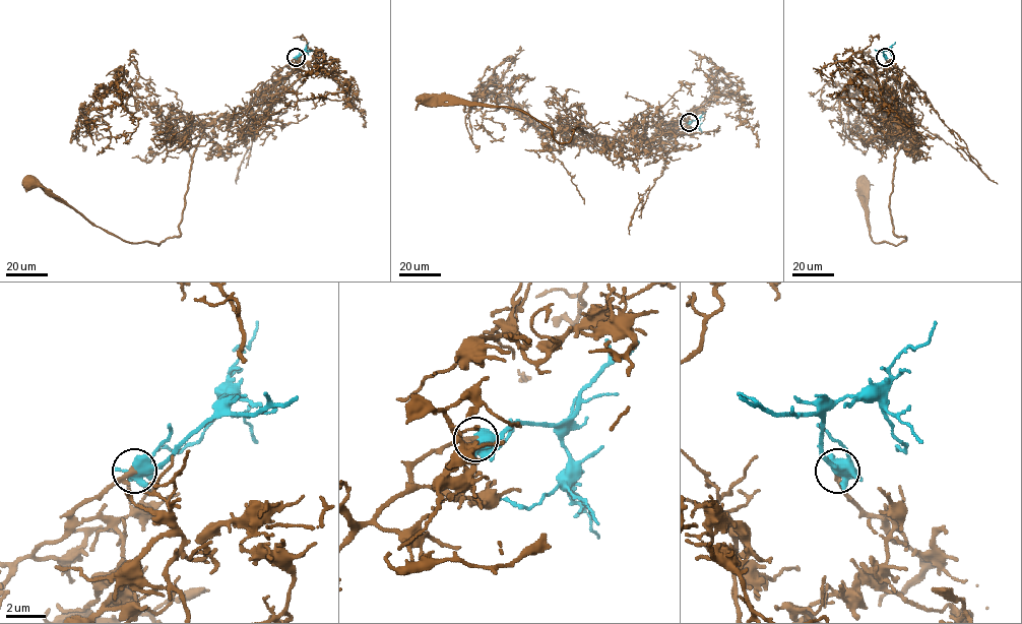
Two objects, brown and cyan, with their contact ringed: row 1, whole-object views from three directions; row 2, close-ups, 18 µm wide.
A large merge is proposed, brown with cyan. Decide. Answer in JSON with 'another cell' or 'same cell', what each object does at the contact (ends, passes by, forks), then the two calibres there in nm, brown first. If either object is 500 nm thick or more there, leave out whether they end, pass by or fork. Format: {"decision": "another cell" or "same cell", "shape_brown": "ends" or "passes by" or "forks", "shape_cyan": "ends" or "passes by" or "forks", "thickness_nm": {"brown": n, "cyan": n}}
{"decision": "same cell", "shape_brown": "ends", "shape_cyan": "forks", "thickness_nm": {"brown": 280, "cyan": 460}}

